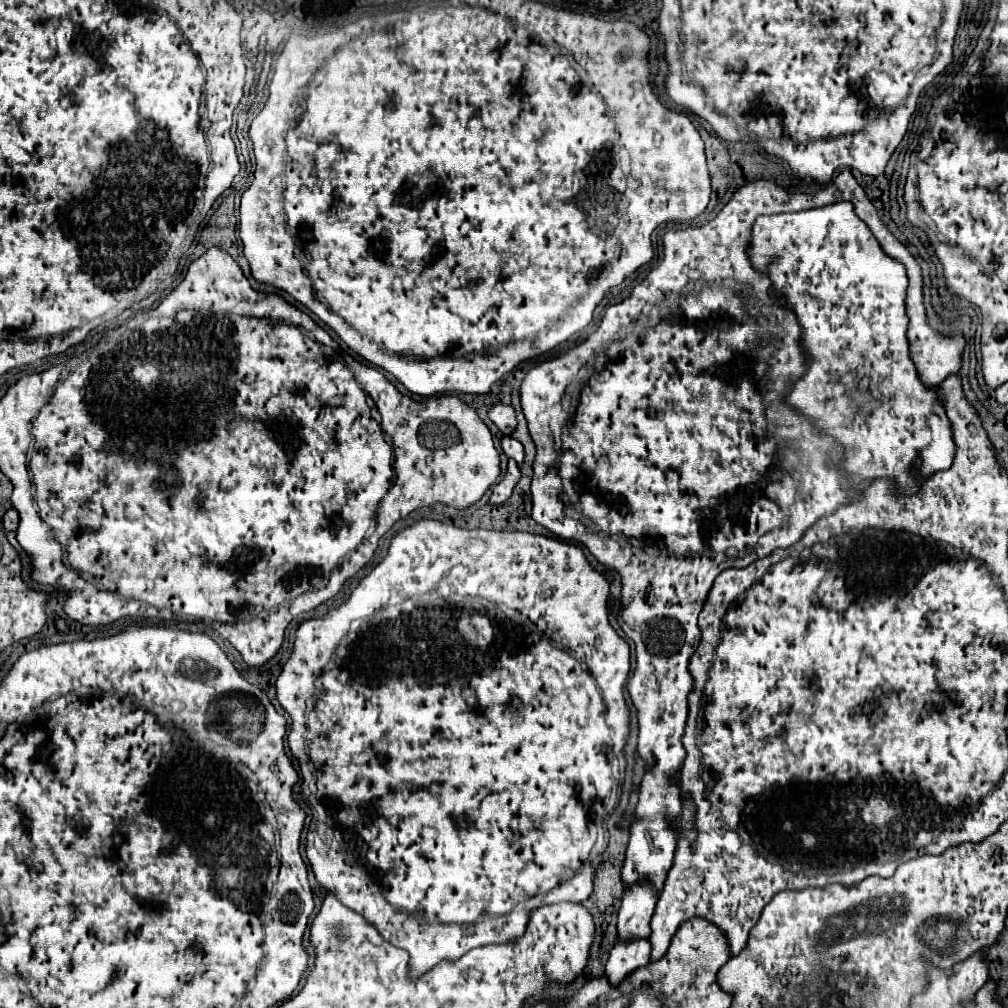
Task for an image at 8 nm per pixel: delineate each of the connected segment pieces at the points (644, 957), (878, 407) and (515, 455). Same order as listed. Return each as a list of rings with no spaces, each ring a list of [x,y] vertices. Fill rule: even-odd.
[[[646,939],[616,943],[606,963],[606,979],[616,987],[632,971],[636,971],[642,965],[648,965],[648,959],[650,959],[650,943]]]
[[[834,203],[834,205],[826,205],[822,209],[810,209],[810,211],[800,211],[800,213],[782,213],[782,215],[774,215],[774,217],[758,217],[752,229],[752,247],[750,247],[750,259],[754,263],[754,267],[758,269],[768,269],[770,271],[770,279],[774,283],[774,289],[784,293],[788,299],[790,309],[798,315],[798,321],[802,325],[802,347],[806,349],[808,357],[810,357],[810,369],[806,371],[806,375],[802,379],[798,379],[794,383],[792,393],[786,397],[786,401],[796,407],[802,415],[808,415],[816,421],[818,427],[822,427],[826,433],[834,435],[835,440],[846,447],[846,461],[844,461],[844,469],[848,471],[848,479],[846,485],[856,485],[864,479],[878,479],[878,477],[892,477],[898,493],[900,495],[910,495],[918,491],[918,485],[922,483],[924,477],[936,473],[936,471],[946,471],[952,465],[954,459],[954,439],[952,439],[952,429],[948,423],[948,417],[942,409],[942,403],[936,397],[936,389],[926,389],[922,385],[922,381],[916,375],[914,363],[910,361],[910,353],[908,353],[908,339],[906,339],[906,329],[908,329],[908,317],[904,311],[904,299],[906,299],[906,287],[908,287],[908,277],[906,277],[906,269],[902,267],[902,263],[898,263],[896,259],[890,259],[888,255],[884,255],[884,251],[880,249],[878,241],[874,239],[872,231],[866,227],[866,223],[862,223],[858,219],[858,215],[854,215],[852,203]],[[920,457],[922,459],[922,467],[920,473],[912,473],[912,461]]]
[[[504,437],[502,439],[502,451],[506,453],[506,457],[510,457],[518,465],[522,465],[522,461],[524,461],[524,447],[522,447],[520,441],[516,441],[514,437]]]

